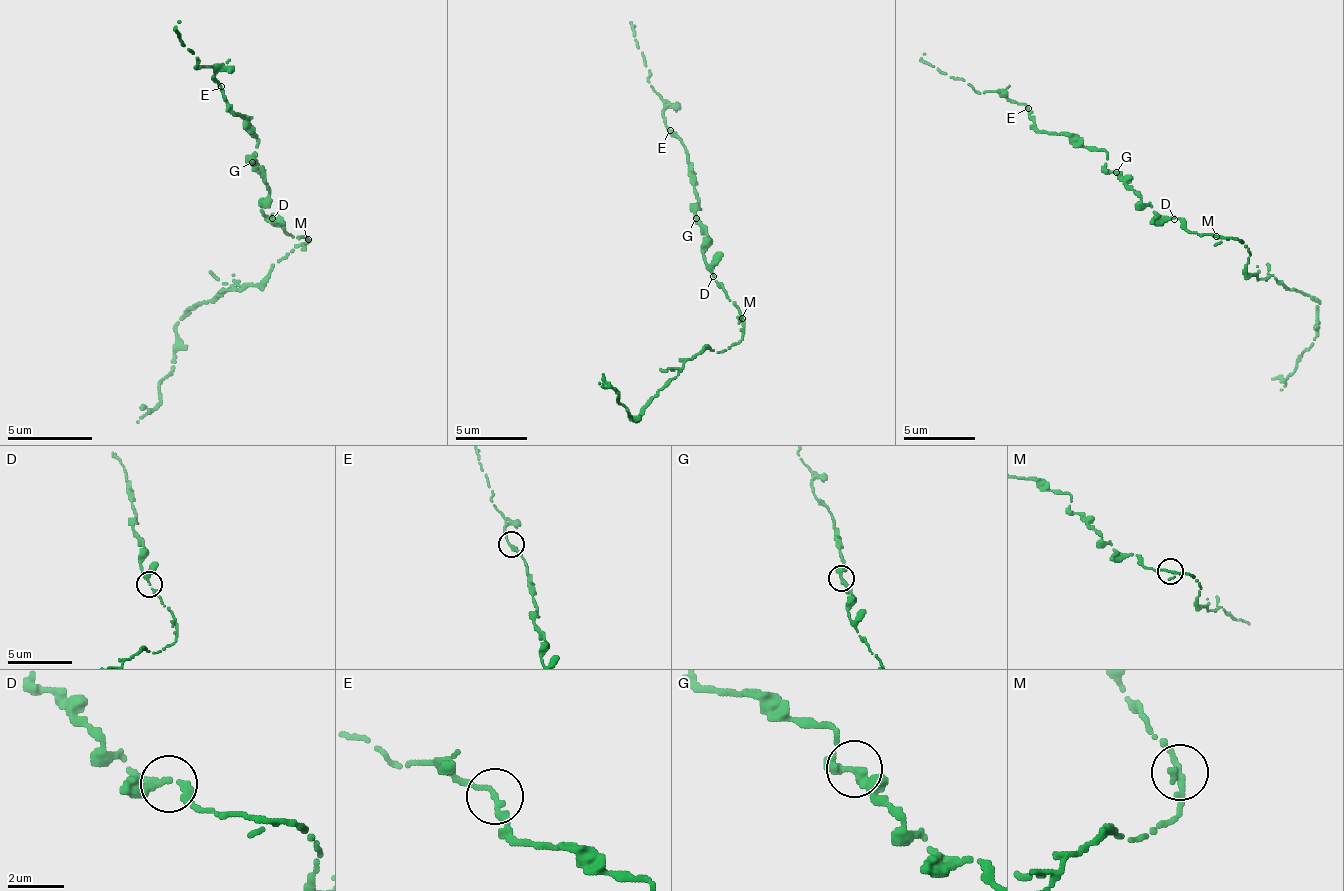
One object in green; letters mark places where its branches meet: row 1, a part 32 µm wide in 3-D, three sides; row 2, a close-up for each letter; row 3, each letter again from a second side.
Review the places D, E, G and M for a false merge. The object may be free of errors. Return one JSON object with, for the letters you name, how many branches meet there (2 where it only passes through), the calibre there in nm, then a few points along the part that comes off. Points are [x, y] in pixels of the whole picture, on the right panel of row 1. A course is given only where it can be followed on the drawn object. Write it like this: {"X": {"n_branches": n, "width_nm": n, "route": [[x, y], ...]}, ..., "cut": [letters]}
{"cut": []}

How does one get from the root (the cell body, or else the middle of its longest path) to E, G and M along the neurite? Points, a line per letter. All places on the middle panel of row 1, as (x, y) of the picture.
E: (713, 272), (702, 255), (709, 237), (695, 215), (698, 194), (688, 165), (688, 151), (670, 130)
G: (713, 272), (702, 255), (709, 244), (709, 237), (695, 219)
M: (713, 272), (727, 297), (738, 308), (741, 319)

